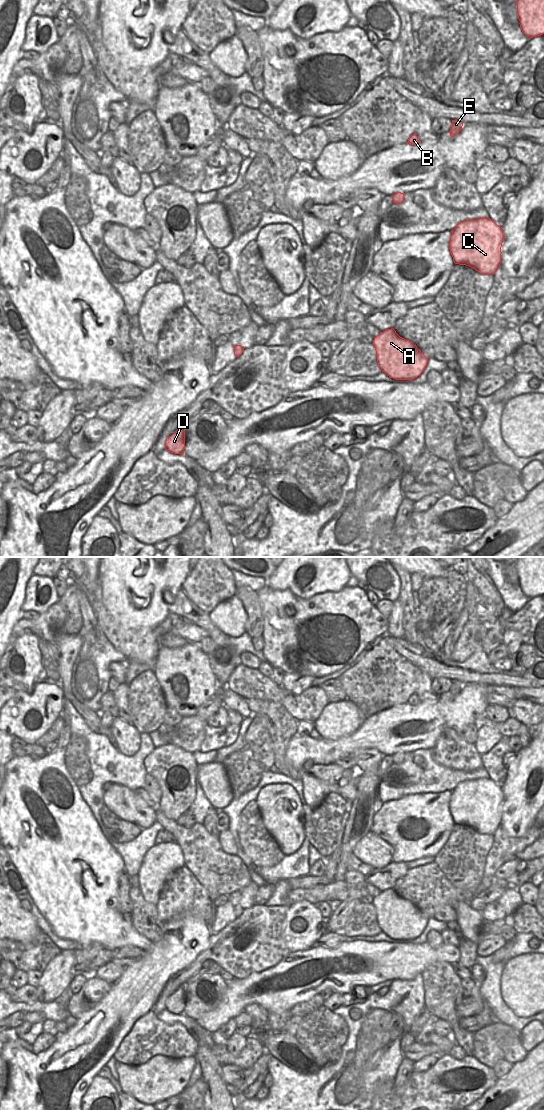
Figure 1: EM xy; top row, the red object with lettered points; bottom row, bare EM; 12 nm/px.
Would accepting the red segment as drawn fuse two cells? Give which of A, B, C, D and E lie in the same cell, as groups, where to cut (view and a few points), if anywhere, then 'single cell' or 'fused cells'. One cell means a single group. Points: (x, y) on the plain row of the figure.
A B C D E | no cut | single cell

